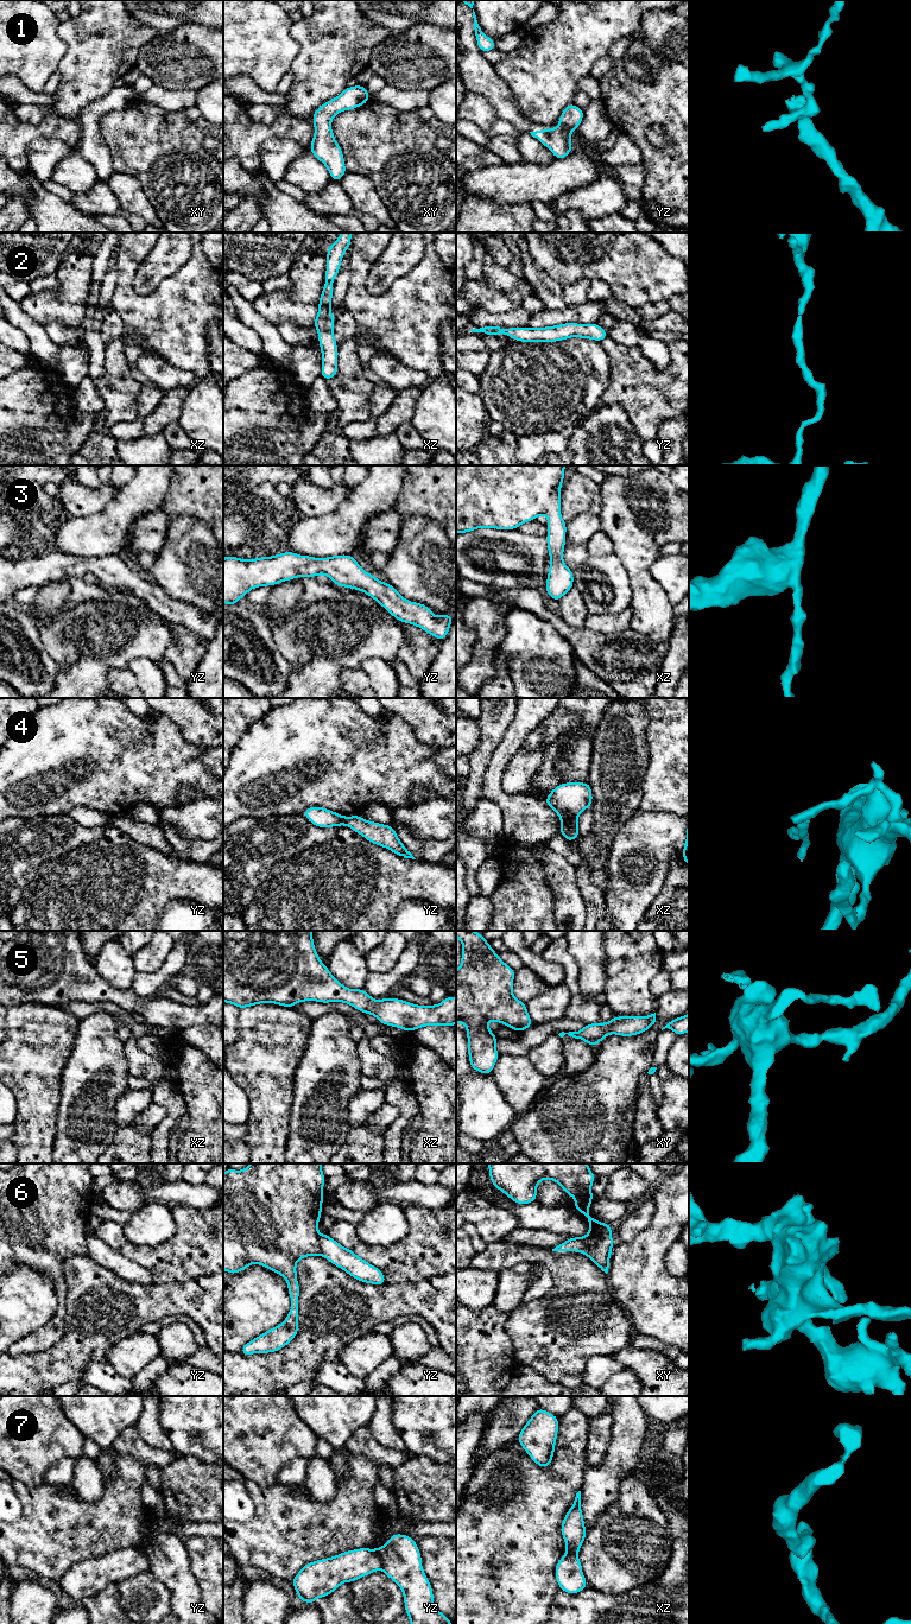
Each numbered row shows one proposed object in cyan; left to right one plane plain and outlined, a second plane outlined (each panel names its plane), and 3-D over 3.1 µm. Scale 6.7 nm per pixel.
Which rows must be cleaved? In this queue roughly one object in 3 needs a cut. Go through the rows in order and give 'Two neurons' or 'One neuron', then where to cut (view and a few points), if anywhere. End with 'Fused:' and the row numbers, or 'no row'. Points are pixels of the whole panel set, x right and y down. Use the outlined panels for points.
1: One neuron. No split
2: One neuron. No split
3: One neuron. No split
4: Two neurons. Split along xz (576, 818), (563, 820)
5: One neuron. No split
6: Two neurons. Split along yz (318, 1235), (322, 1254)
7: Two neurons. Split along yz (377, 1549), (381, 1568)
Fused: 4, 6, 7

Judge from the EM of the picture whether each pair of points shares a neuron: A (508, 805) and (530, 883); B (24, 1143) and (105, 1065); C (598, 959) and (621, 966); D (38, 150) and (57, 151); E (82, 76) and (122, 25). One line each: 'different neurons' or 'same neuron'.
A: different neurons
B: different neurons
C: different neurons
D: same neuron
E: same neuron

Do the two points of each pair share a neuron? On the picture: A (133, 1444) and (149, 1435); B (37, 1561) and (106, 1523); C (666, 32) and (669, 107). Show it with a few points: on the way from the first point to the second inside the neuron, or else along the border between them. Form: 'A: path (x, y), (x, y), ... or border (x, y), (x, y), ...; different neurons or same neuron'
A: border (132, 1426), (149, 1445), (166, 1452); different neurons
B: path (54, 1545), (68, 1530), (89, 1530); same neuron
C: border (676, 61), (653, 63); different neurons

